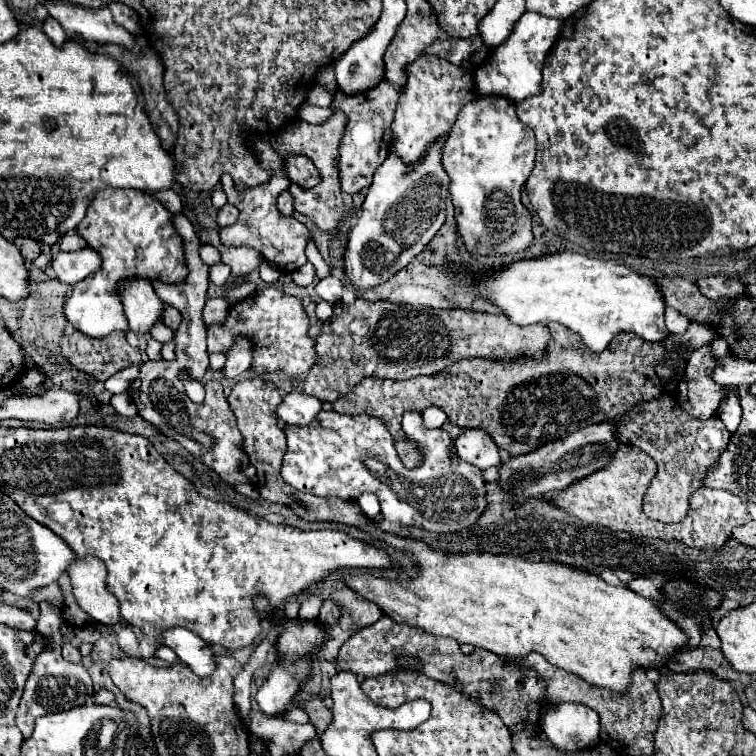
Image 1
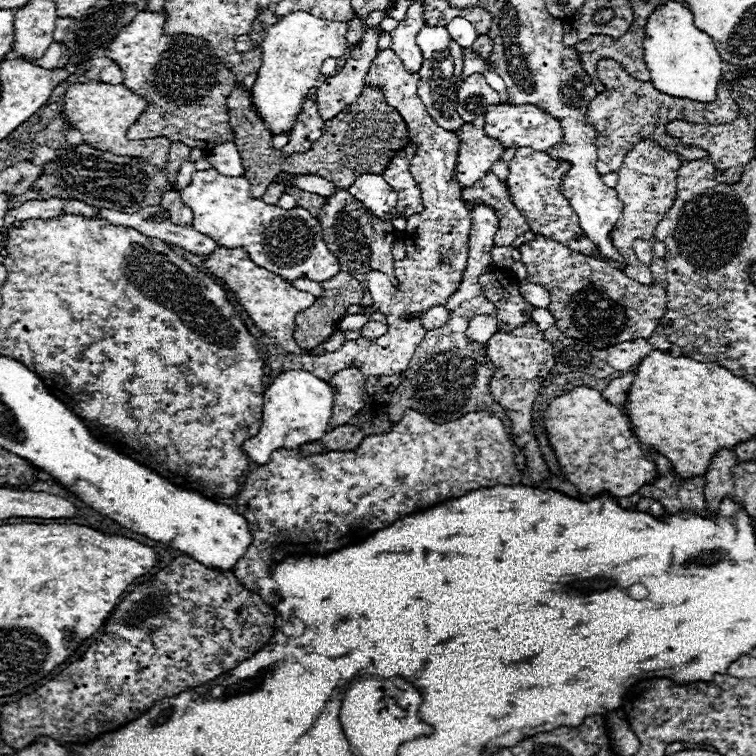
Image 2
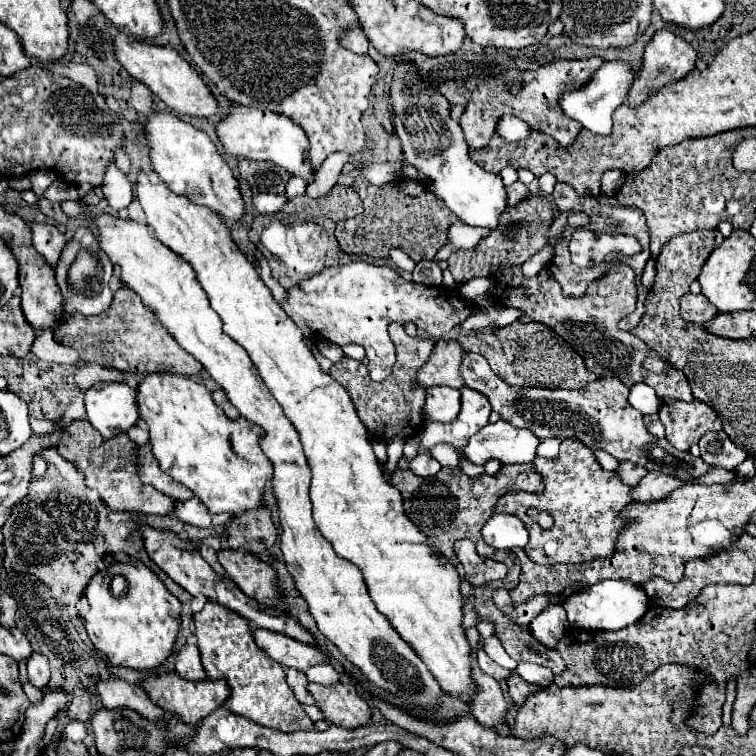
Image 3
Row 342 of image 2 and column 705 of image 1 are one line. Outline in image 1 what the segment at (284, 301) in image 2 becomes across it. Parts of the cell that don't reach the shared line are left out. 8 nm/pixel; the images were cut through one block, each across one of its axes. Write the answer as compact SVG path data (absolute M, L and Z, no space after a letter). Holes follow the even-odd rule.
M726 276L702 278L698 282L698 288L712 302L718 302L720 298L734 300L736 296L742 296L744 294L744 284L740 280L736 280L736 278L726 278Z

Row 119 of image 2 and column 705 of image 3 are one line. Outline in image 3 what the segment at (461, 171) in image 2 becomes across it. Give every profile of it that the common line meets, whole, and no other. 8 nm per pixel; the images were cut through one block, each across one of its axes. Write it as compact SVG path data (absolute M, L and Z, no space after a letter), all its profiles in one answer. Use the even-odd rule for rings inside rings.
M716 468L716 470L708 472L706 476L698 478L696 482L698 484L734 484L734 480L736 480L734 472L728 472L724 468Z

